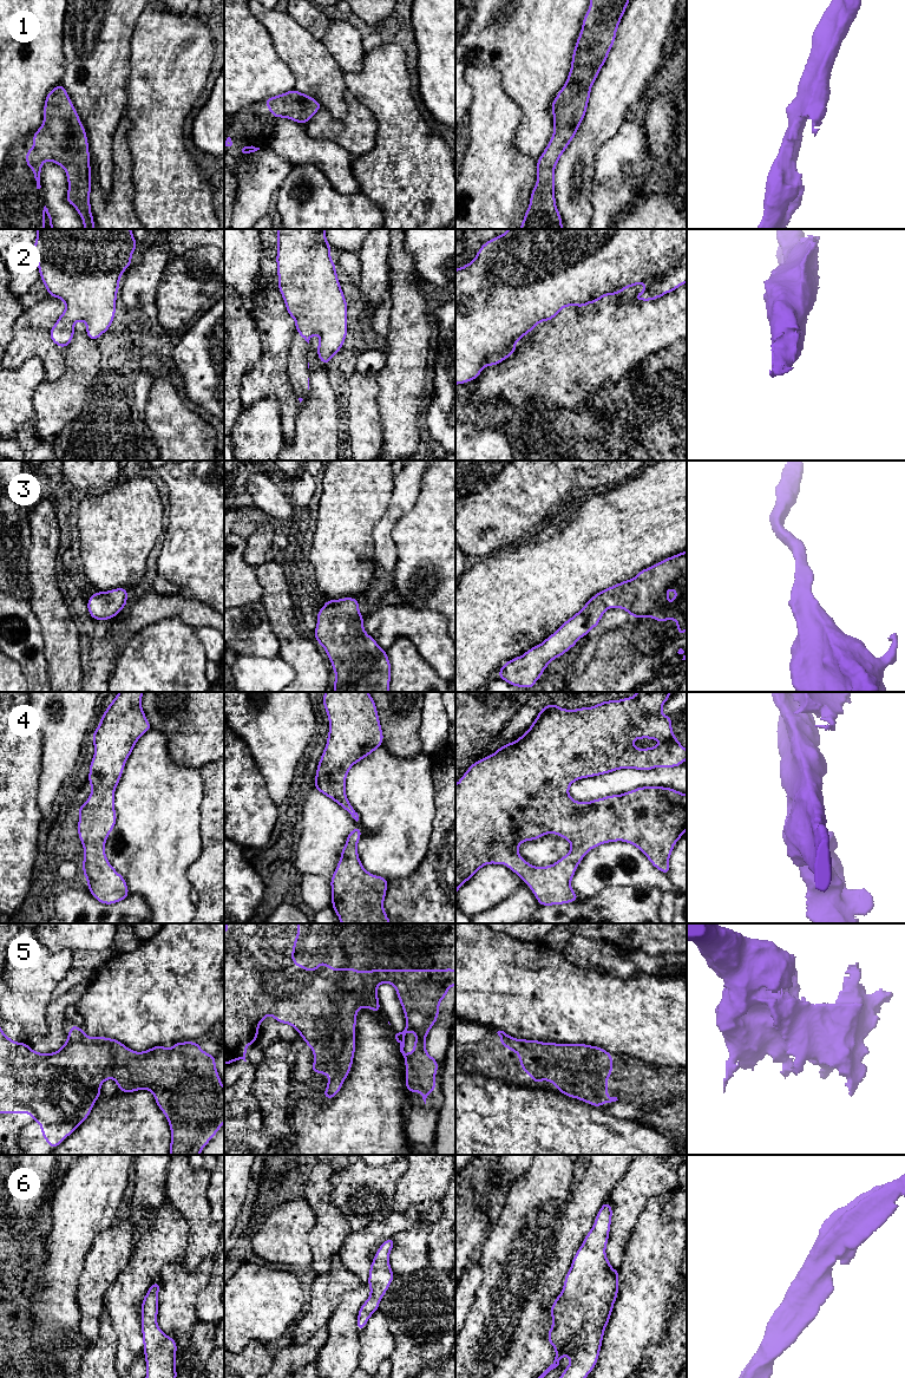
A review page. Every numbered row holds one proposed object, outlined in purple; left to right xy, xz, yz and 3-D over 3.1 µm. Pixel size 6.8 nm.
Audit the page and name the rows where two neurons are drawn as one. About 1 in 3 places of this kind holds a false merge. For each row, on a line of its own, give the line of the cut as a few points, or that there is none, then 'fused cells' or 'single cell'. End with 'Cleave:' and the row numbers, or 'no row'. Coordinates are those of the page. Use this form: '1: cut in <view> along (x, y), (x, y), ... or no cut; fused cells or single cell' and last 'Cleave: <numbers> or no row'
1: no cut; single cell
2: no cut; single cell
3: no cut; single cell
4: no cut; single cell
5: no cut; single cell
6: no cut; single cell
Cleave: no row

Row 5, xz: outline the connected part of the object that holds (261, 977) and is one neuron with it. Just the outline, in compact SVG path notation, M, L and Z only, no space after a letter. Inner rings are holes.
M225 923L224 1065L238 1059L247 1062L248 1050L245 1047L256 1043L260 1024L265 1017L273 1015L276 1021L291 1025L304 1043L313 1049L315 1062L310 1065L310 1070L329 1077L327 1089L322 1093L328 1101L334 1098L353 1065L358 1011L361 1007L367 1007L374 1012L381 1012L378 986L387 982L394 986L406 1019L405 1030L392 1034L394 1040L400 1043L400 1052L404 1056L406 1091L420 1092L426 1104L426 1098L438 1086L434 1082L434 1076L438 1073L438 1060L427 1053L425 1041L439 1017L440 1001L448 994L448 988L455 986L455 969L369 969L363 972L353 967L335 969L332 965L326 965L323 960L314 969L307 969L304 965L297 965L294 959L297 939L300 939L300 923ZM407 1032L415 1033L412 1053L404 1051Z

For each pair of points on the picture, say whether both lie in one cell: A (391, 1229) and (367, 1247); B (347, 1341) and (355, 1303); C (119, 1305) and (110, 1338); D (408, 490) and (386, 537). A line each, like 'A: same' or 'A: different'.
A: same
B: same
C: different
D: same

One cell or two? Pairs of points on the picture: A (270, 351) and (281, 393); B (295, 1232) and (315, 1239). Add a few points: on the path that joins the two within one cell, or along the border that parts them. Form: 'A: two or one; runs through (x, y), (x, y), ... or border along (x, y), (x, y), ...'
A: one; runs through (273, 361), (273, 379), (276, 383)
B: two; border along (313, 1209), (309, 1264)

